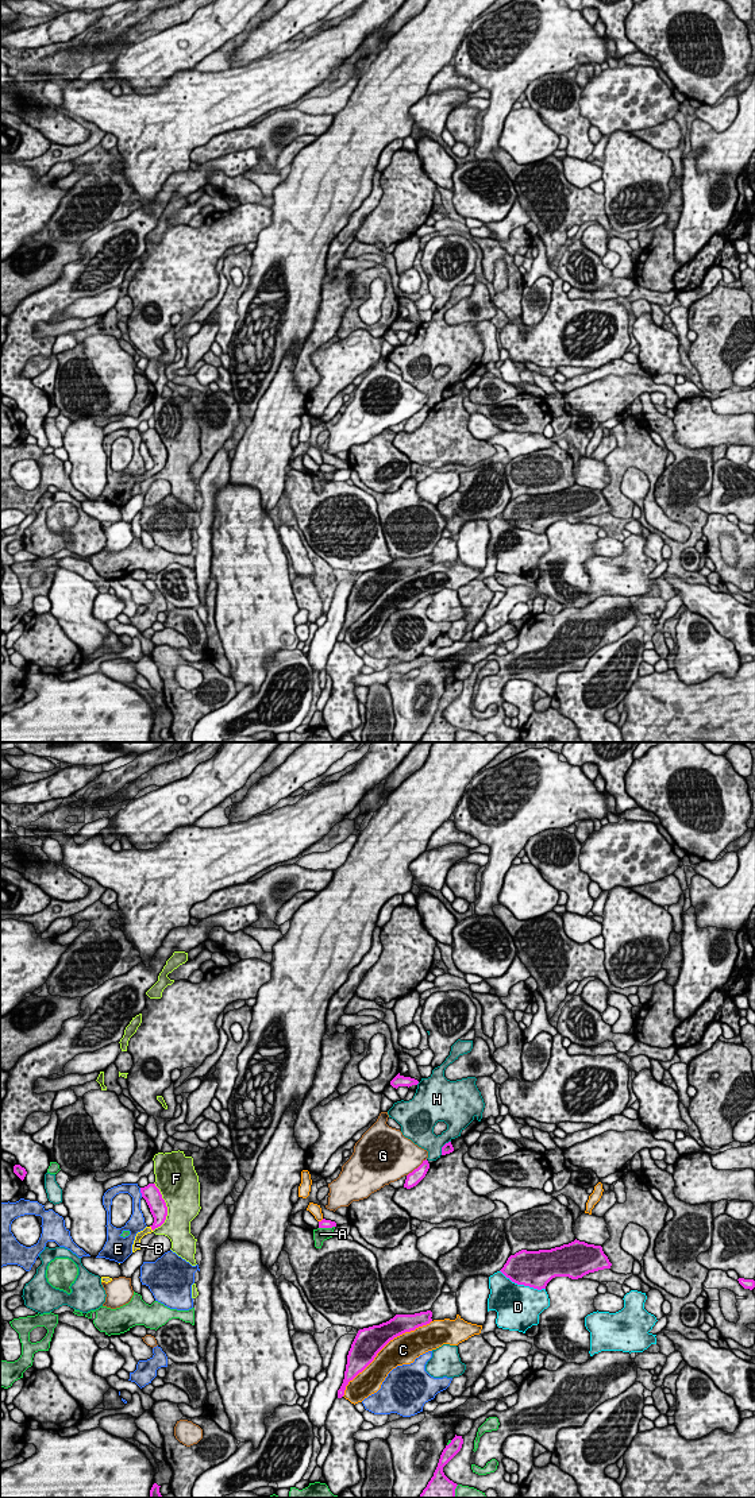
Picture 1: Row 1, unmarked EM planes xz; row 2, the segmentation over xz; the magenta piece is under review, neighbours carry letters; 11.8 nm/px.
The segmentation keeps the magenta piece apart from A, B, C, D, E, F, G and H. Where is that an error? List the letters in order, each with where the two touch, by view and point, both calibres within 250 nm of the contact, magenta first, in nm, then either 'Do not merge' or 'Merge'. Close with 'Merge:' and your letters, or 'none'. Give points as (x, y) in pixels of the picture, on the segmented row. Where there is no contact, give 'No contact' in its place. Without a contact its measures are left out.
A: Touches magenta at xz (326, 1227). Thickness 100 nm (magenta) against 160 nm. Do not merge
B: Touches magenta at xz (151, 1228). Thickness 200 nm (magenta) against 100 nm. Merge
C: Touches magenta at xz (382, 1347). Thickness 340 nm (magenta) against 360 nm. Do not merge
D: Touches magenta at xz (523, 1284). Thickness 440 nm (magenta) against 480 nm. Do not merge
E: Touches magenta at xz (141, 1192). Thickness 200 nm (magenta) against 160 nm. Do not merge
F: Touches magenta at xz (166, 1208). Thickness 200 nm (magenta) against 440 nm. Do not merge
G: Touches magenta at xz (418, 1168). Thickness 160 nm (magenta) against 440 nm. Do not merge
H: Touches magenta at xz (442, 1147). Thickness 120 nm (magenta) against 240 nm. Do not merge
Merge: B

